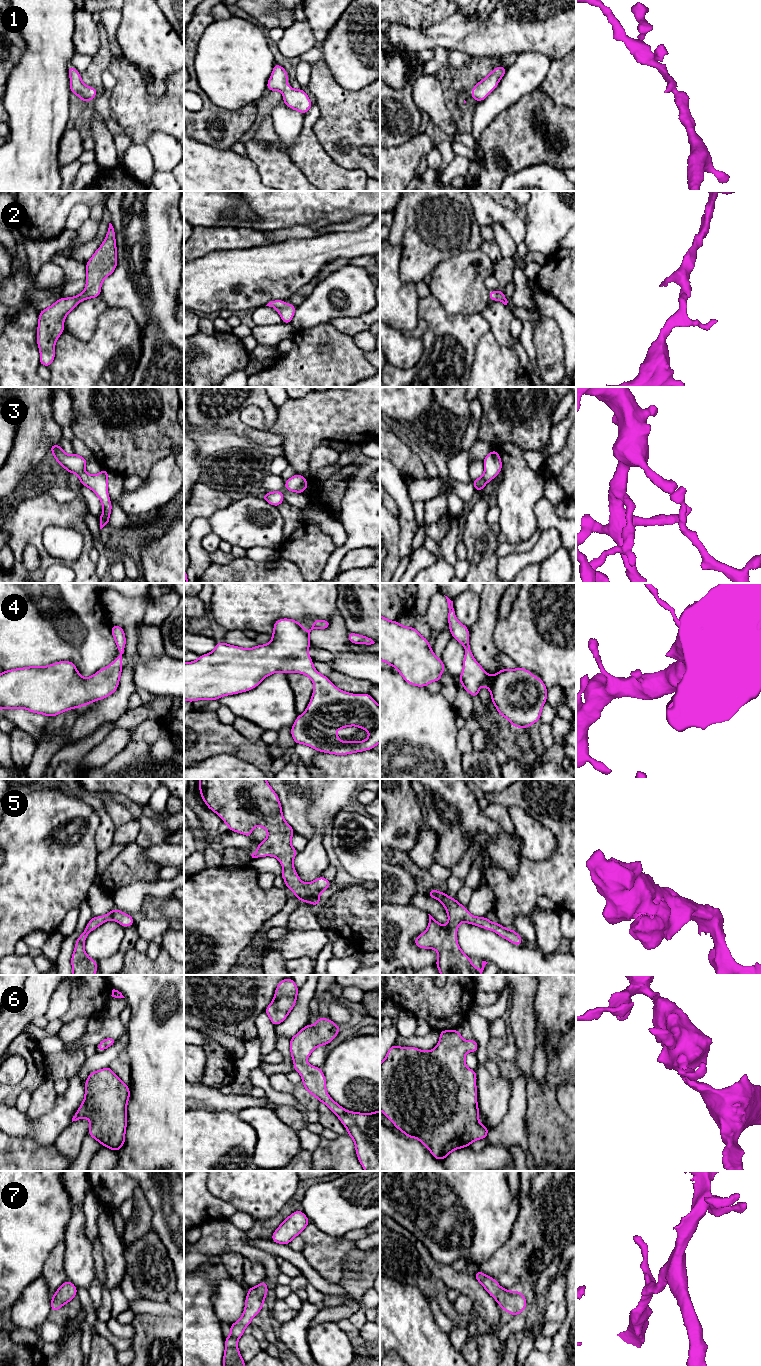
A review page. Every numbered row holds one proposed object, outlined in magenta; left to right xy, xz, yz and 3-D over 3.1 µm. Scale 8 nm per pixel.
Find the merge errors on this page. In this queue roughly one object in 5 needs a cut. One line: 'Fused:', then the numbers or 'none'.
Fused: none

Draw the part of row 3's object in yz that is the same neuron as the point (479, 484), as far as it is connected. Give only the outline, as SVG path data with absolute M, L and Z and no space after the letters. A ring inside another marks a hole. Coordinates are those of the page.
M492 450L487 454L483 460L483 464L484 474L480 478L471 481L476 492L480 492L489 481L493 480L501 472L502 461L498 451Z

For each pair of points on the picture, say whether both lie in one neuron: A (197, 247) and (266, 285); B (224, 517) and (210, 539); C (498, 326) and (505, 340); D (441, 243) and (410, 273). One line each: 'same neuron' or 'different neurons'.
A: different neurons
B: different neurons
C: same neuron
D: same neuron

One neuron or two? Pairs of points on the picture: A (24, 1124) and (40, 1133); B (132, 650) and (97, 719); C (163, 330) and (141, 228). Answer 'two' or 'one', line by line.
A: one
B: one
C: one

